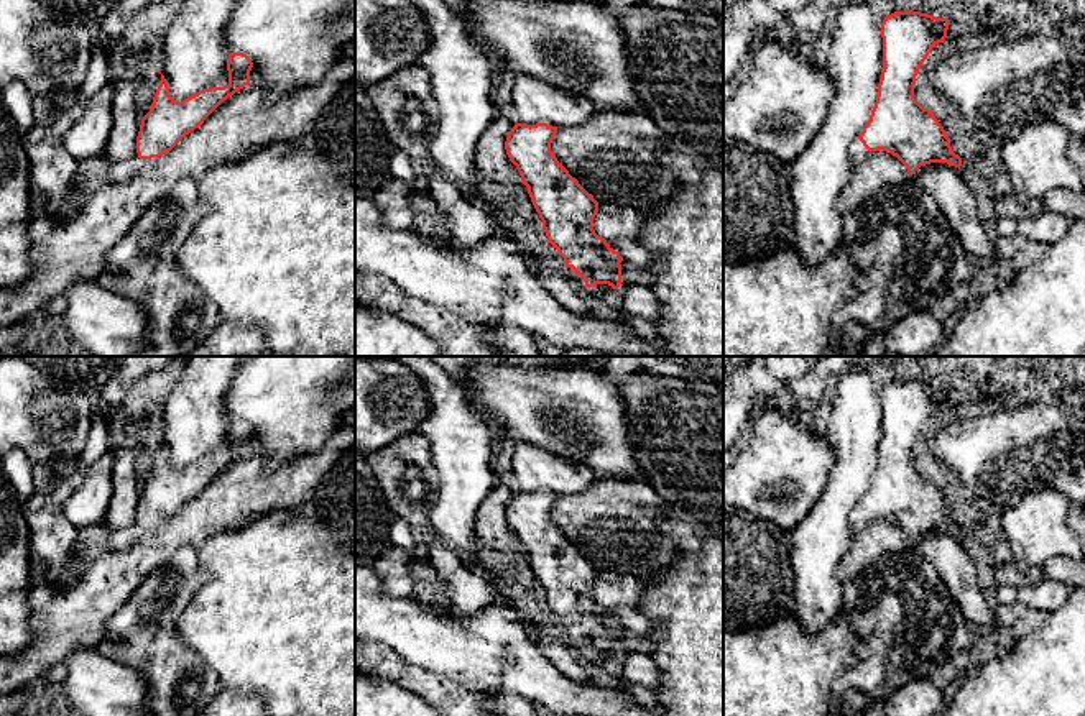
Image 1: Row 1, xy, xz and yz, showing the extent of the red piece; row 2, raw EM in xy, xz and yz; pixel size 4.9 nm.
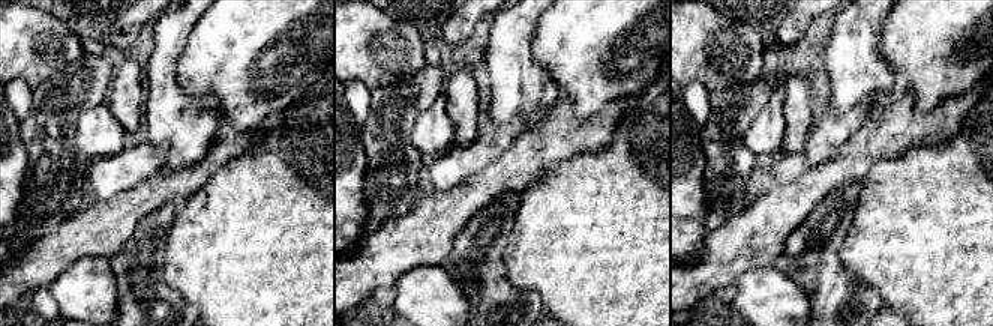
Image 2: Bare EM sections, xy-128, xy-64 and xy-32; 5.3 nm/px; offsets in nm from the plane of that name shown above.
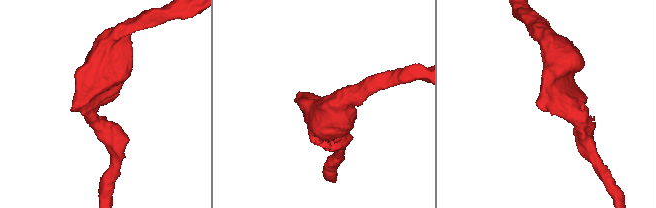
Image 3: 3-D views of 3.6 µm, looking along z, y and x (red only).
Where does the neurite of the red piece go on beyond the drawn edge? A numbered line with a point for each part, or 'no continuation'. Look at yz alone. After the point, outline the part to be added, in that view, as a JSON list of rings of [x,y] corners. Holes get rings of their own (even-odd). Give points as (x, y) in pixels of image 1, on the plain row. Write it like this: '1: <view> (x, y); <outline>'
1: yz (858, 519); [[[856,506],[855,512],[852,514],[850,522],[852,522],[852,532],[853,532],[853,537],[855,537],[865,526],[870,524],[870,519]]]

